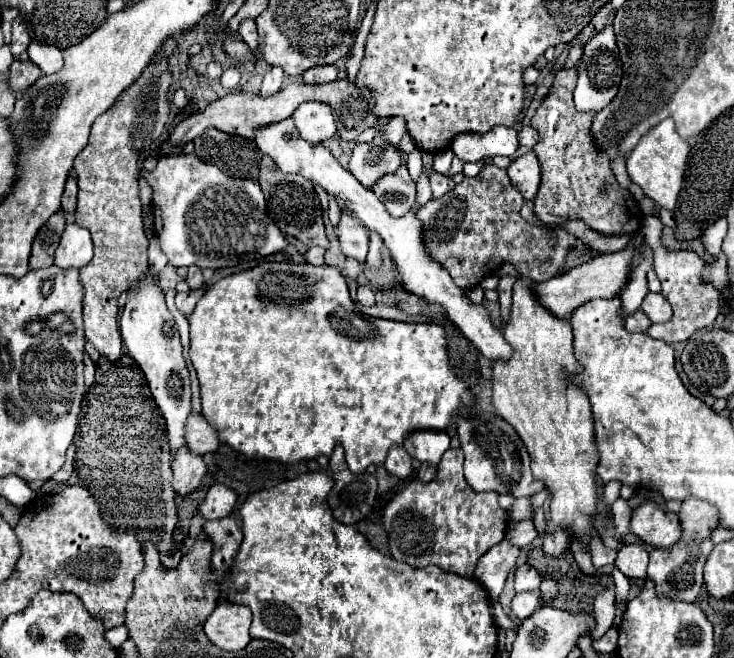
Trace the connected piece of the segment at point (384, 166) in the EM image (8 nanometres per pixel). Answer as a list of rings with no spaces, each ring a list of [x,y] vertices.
[[[374,137],[372,143],[360,143],[354,147],[348,171],[362,185],[372,189],[380,177],[394,173],[400,165],[400,151],[394,149],[386,139]]]

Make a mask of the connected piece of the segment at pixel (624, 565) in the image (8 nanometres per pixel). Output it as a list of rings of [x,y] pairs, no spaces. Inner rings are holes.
[[[630,543],[630,545],[626,545],[618,551],[616,567],[626,577],[644,579],[646,577],[646,567],[648,567],[648,551],[640,543]]]

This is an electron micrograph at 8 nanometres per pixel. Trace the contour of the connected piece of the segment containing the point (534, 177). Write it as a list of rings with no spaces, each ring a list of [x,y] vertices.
[[[534,151],[512,161],[508,167],[508,175],[512,185],[522,193],[524,199],[534,199],[540,187],[540,163]]]

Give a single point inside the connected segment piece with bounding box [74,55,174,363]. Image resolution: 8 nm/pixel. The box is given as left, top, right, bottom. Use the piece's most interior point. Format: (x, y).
(109, 206)

